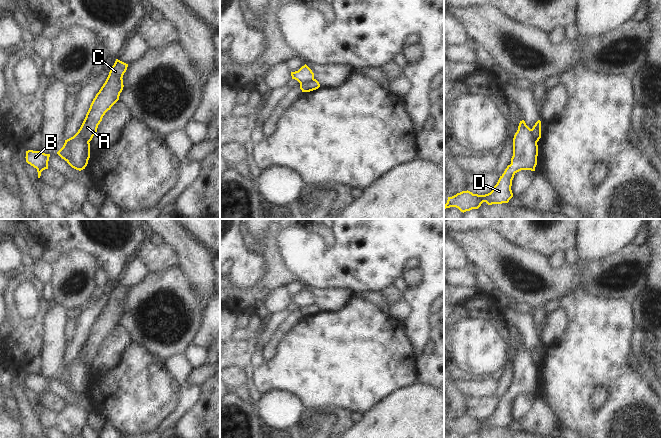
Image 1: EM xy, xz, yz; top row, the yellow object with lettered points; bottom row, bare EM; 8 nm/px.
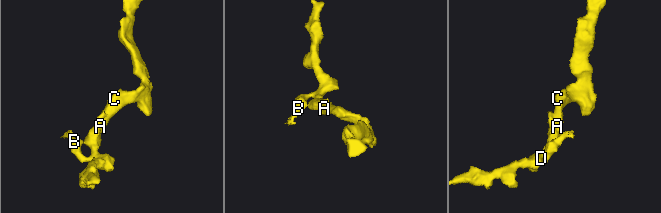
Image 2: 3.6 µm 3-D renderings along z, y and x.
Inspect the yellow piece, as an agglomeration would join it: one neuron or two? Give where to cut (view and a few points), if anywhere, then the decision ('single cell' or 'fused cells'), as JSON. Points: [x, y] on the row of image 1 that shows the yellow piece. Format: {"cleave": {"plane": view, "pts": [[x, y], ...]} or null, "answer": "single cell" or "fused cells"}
{"cleave": {"plane": "xz", "pts": [[314, 79], [300, 84]]}, "answer": "fused cells"}

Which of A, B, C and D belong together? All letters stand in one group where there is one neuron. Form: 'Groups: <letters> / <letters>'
Groups: A C / B D.

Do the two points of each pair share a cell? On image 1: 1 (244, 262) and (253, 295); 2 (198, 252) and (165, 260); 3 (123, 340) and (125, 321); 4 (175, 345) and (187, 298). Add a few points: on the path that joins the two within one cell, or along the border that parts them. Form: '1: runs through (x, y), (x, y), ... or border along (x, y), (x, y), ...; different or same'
1: border along (266, 269), (247, 289), (230, 283); different
2: border along (163, 242), (175, 250), (178, 256), (178, 264); different
3: border along (118, 324), (128, 332), (132, 340); different
4: runs through (185, 333), (190, 326), (187, 310); same

